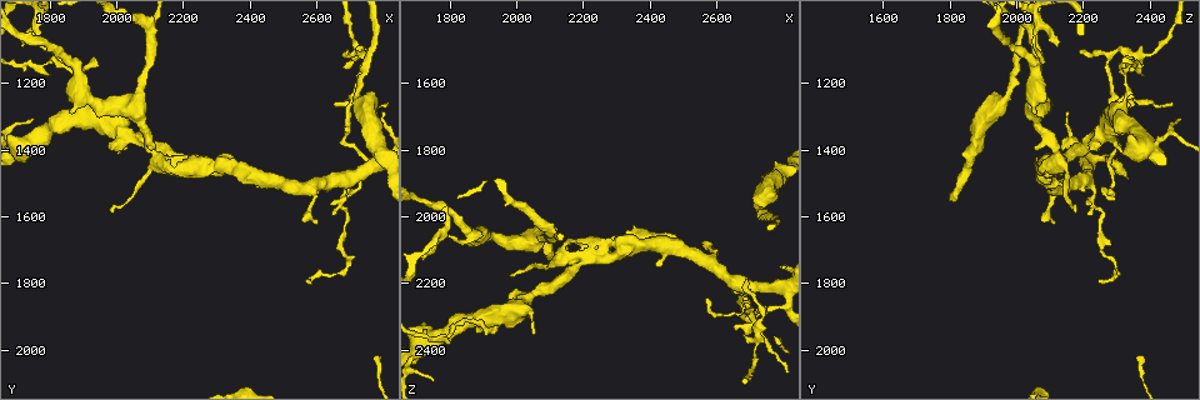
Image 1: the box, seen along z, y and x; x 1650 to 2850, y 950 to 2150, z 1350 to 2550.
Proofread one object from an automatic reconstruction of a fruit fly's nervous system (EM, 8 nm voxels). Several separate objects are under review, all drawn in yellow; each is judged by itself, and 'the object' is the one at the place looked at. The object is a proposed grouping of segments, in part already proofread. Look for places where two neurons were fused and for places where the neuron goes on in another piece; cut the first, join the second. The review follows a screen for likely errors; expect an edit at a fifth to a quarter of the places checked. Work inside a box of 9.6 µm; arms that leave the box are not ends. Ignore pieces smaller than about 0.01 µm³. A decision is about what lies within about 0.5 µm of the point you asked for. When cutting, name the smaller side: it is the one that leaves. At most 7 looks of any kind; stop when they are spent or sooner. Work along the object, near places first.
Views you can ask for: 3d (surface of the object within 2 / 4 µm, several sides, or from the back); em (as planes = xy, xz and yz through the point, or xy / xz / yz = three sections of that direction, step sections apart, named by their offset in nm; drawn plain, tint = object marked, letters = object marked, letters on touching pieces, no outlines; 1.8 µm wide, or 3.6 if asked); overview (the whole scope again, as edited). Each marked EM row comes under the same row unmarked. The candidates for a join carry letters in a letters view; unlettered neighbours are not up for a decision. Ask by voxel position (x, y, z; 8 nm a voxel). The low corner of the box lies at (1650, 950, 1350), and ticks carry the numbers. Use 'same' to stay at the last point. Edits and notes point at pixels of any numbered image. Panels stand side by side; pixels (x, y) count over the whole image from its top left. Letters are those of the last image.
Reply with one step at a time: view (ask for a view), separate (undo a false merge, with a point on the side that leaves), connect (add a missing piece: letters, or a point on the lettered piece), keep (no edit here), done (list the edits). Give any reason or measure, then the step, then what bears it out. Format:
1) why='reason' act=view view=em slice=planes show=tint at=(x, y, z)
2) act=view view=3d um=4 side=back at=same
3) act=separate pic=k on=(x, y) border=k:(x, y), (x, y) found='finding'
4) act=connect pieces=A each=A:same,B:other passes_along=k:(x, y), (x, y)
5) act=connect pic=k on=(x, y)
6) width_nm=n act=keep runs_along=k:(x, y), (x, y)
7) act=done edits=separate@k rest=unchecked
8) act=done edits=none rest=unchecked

why='abrupt turn' act=view view=em slice=planes show=letters at=(2730, 1110, 2290)

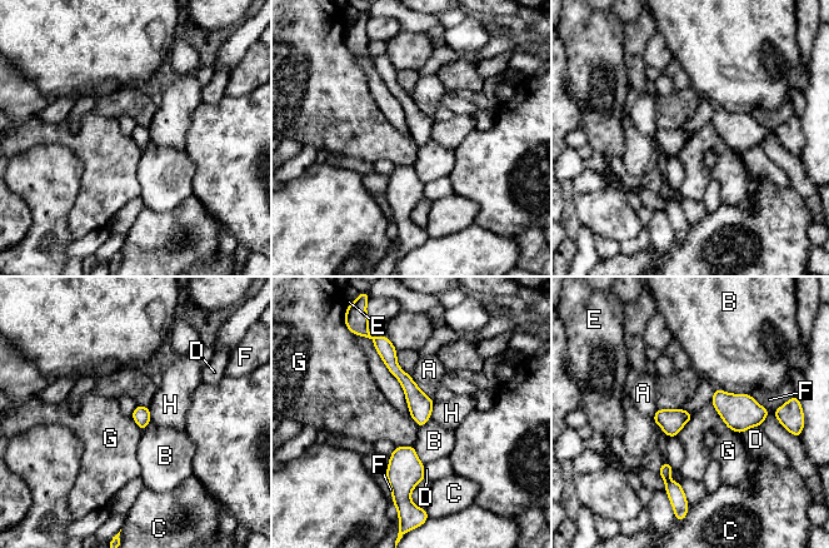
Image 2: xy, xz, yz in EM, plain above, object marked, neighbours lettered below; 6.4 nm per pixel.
width_nm=110 act=keep each=A:other,B:other,C:other,D:other,E:other,F:other,G:other,H:other runs_along=2:(385, 347), (420, 405), (422, 422) found='one neuron here'

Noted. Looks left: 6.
act=view view=3d um=2 side=back at=(2570, 1790, 2240)

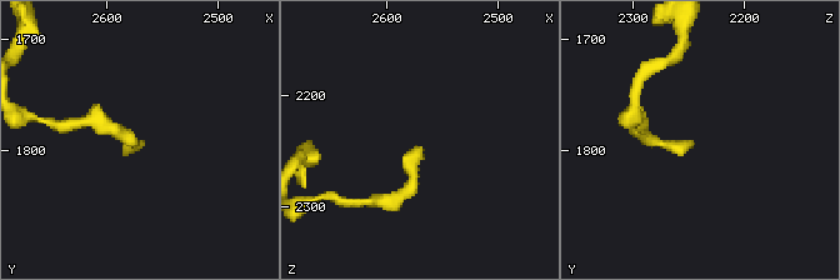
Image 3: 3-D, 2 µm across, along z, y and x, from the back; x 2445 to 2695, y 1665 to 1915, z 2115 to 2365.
why='need the tissue' act=view view=em slice=planes show=letters at=(2572, 1792, 2246)

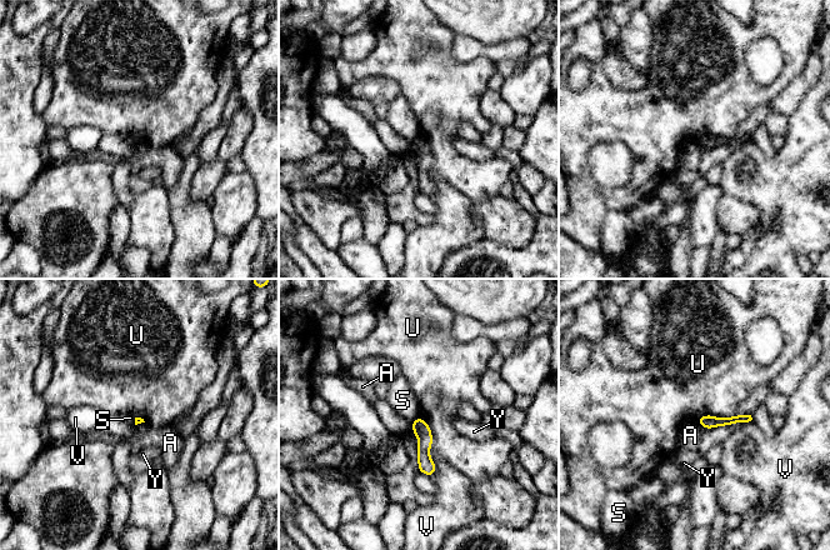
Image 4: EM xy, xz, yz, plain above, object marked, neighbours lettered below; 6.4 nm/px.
act=keep each=A:other,S:other,U:other,V:other,Y:other runs_along=4:(418, 421), (430, 471) found='none of them fits'

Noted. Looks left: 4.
why='calibre changes' act=view view=3d um=4 side=back at=(1910, 1290, 2300)

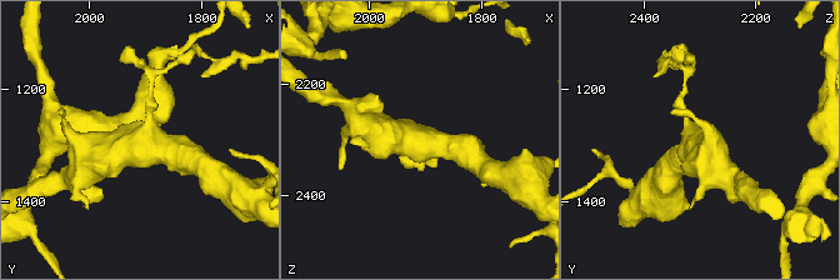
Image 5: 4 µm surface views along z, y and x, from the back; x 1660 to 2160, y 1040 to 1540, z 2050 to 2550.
why='shape alone is not enough' act=view view=em slice=yz step=16 show=tint at=(1900, 1295, 2295)

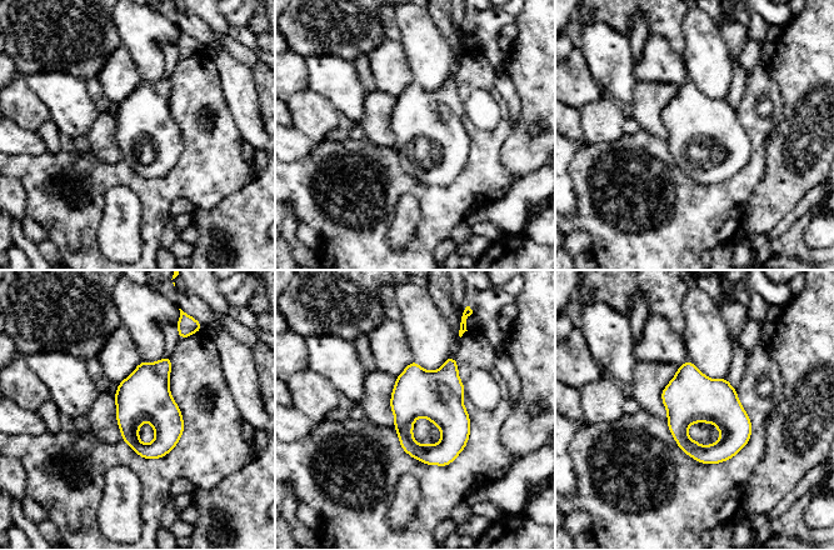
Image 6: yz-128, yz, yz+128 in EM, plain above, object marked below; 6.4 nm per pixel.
act=view view=em slice=planes show=letters at=same

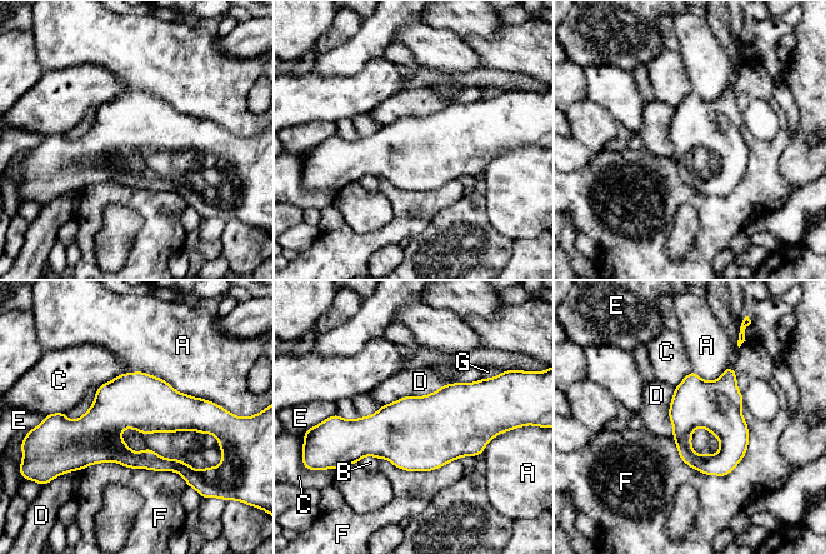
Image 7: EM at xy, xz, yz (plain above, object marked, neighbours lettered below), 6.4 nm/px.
width_nm=300 act=keep each=A:other,B:other,C:other,D:other,E:other,F:other,G:other runs_along=7:(209, 414), (59, 427) found='continuous, no second neuron'

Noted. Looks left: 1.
act=done edits=none rest=unchecked

